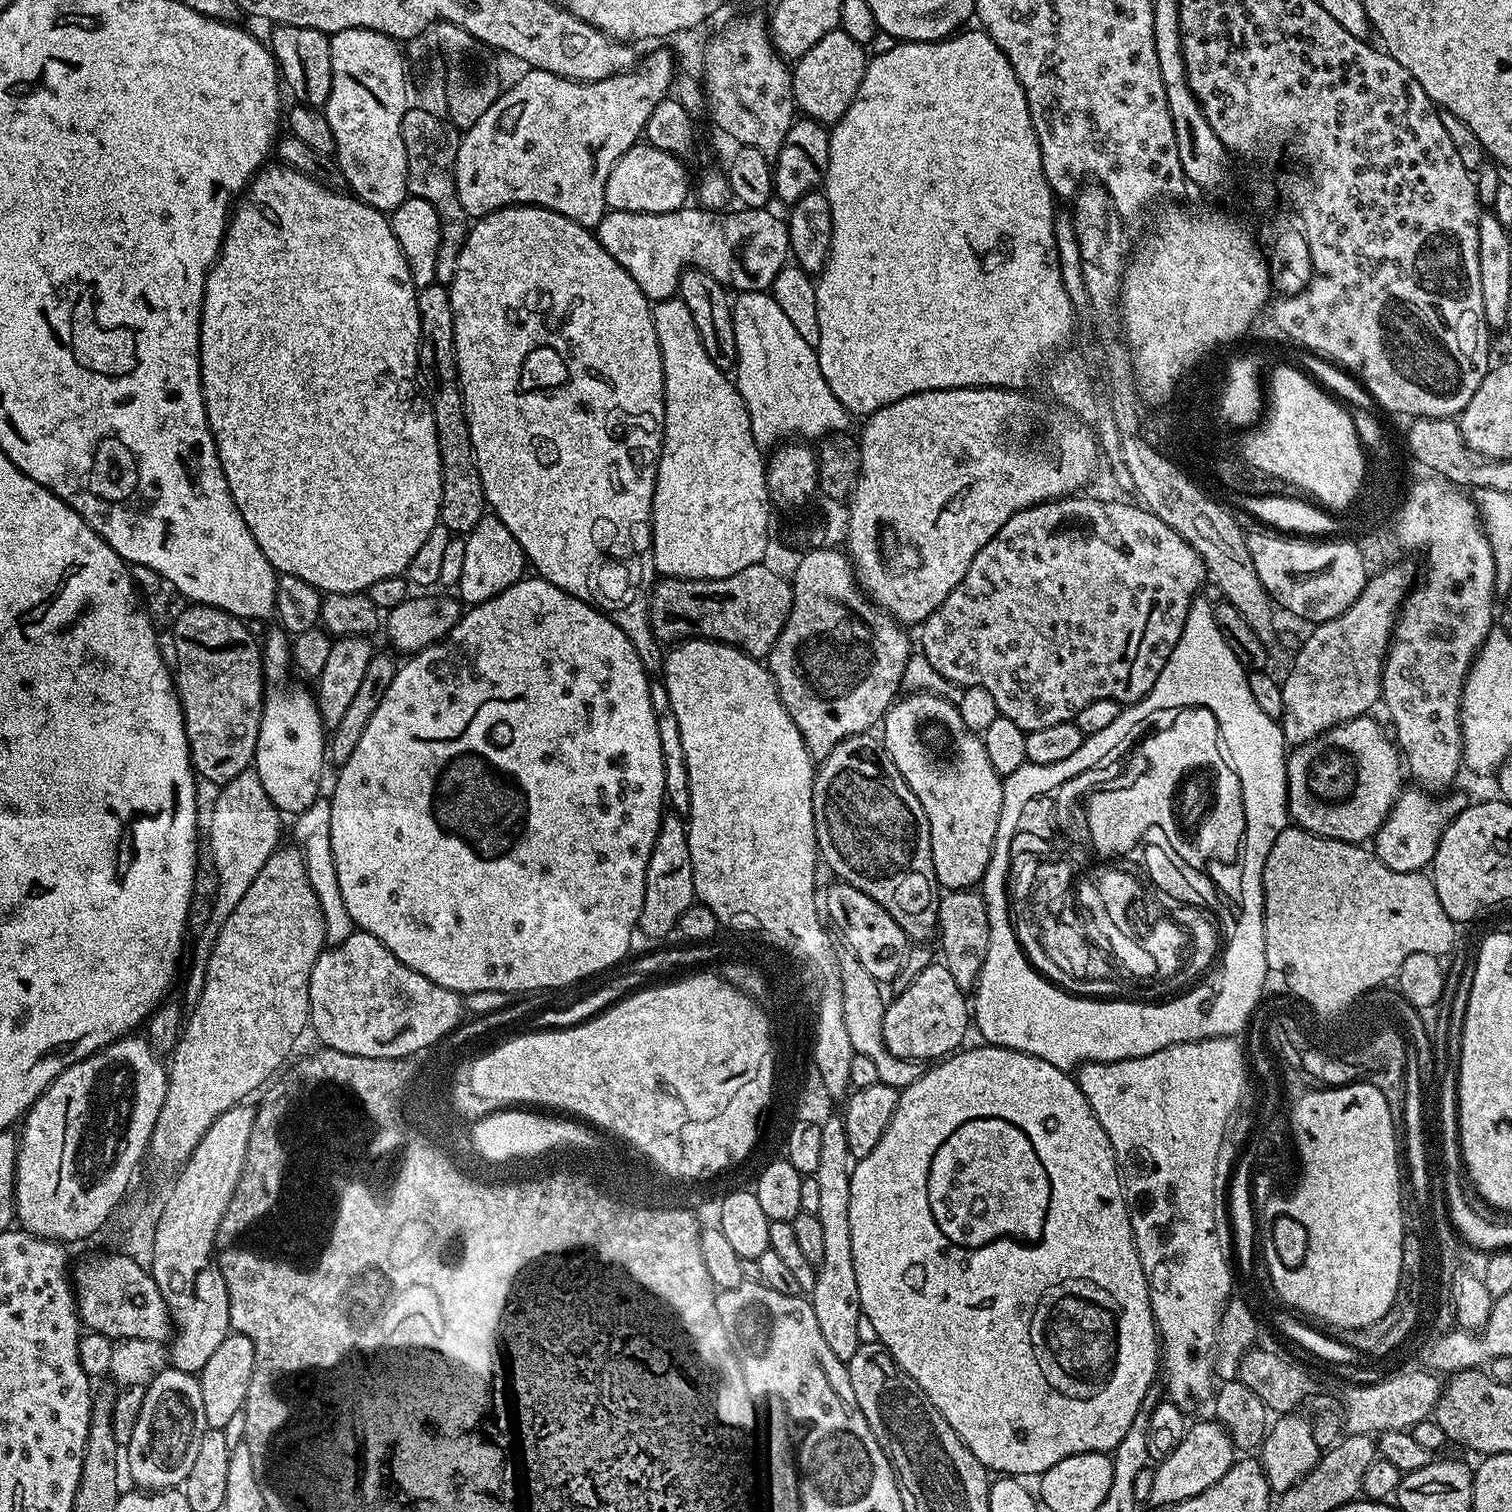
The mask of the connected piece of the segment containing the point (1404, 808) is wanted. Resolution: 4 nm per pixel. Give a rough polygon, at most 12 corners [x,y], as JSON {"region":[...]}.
{"region":[[1401,791],[1374,837],[1390,870],[1427,869],[1466,806]]}

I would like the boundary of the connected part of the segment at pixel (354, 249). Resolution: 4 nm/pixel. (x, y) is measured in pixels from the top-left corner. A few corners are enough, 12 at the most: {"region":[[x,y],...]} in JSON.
{"region":[[237,199],[200,385],[242,522],[321,593],[440,523],[389,217]]}

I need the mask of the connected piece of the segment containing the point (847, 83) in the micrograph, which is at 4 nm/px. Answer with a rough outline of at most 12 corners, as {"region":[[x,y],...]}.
{"region":[[841,28],[792,68],[797,109],[825,126],[857,96],[865,47]]}

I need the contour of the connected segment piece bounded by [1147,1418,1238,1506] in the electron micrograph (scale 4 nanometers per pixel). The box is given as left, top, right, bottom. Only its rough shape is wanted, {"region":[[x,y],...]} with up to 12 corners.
{"region":[[1219,1422],[1193,1423],[1155,1465],[1147,1503],[1194,1498],[1236,1463]]}

